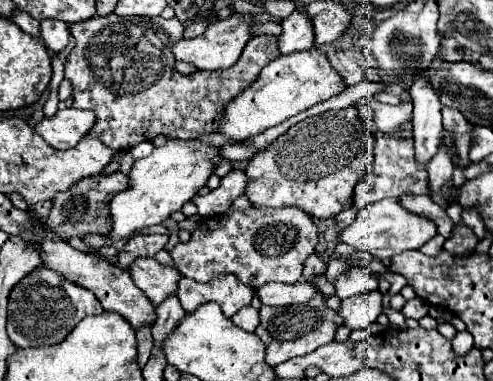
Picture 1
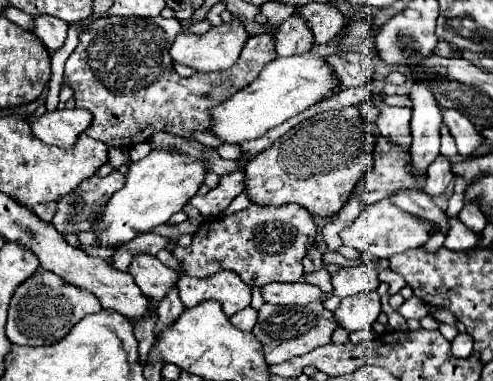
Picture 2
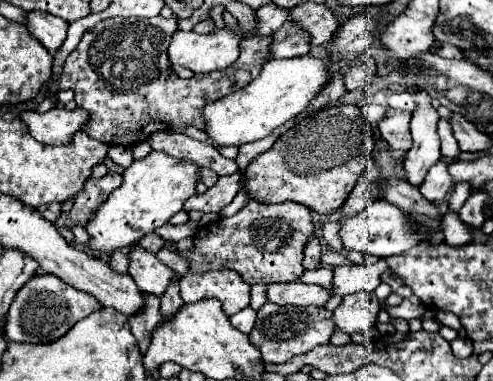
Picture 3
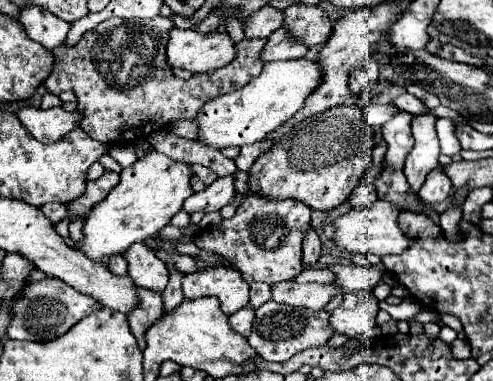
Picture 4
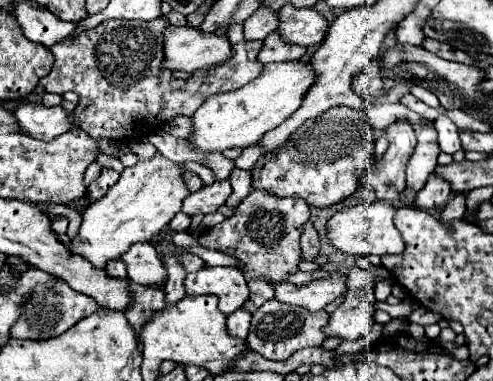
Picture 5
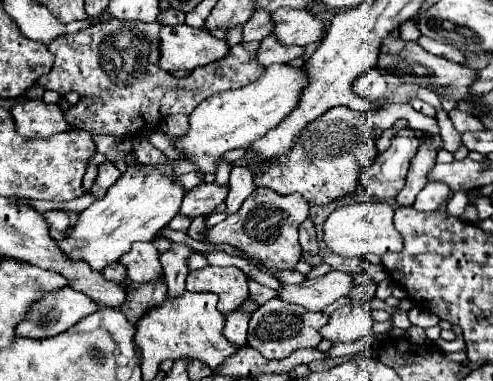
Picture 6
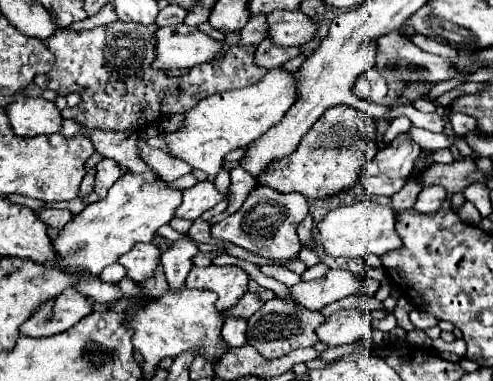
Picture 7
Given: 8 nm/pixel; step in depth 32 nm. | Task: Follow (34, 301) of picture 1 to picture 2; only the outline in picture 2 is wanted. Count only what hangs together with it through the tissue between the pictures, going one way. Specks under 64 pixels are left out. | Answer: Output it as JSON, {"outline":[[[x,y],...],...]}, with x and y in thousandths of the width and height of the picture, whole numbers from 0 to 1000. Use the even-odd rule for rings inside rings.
{"outline":[[[69,714],[53,730],[24,772],[12,845],[12,882],[24,903],[41,908],[85,908],[114,903],[126,892],[150,850],[158,850],[170,829],[203,819],[207,803],[187,766],[154,756],[130,740],[110,714]]]}

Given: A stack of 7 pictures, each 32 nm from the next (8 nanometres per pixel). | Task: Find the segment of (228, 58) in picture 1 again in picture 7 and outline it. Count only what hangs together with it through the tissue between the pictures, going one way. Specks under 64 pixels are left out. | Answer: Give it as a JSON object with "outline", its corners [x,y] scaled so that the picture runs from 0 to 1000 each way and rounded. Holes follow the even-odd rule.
{"outline":[[[361,63],[333,68],[316,84],[316,178],[385,184],[402,168],[430,163],[450,136],[454,110],[426,100],[402,73]]]}

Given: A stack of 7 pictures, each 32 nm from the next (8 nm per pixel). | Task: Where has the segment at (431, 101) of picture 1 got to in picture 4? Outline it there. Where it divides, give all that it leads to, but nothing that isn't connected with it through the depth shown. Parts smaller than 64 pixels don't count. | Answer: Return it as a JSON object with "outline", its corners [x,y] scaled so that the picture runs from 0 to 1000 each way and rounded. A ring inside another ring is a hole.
{"outline":[[[876,294],[844,299],[836,315],[840,388],[824,415],[819,457],[828,467],[828,483],[836,483],[836,493],[844,499],[860,483],[860,462],[888,430],[892,378],[880,331],[884,331],[884,304]]]}

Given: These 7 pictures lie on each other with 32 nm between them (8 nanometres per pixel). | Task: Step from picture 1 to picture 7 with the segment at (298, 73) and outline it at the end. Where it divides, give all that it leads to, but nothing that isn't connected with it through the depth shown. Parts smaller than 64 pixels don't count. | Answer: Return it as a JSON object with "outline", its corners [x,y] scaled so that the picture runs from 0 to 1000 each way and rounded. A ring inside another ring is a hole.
{"outline":[[[564,173],[548,178],[544,194],[511,226],[446,241],[406,262],[377,299],[373,336],[353,352],[333,352],[349,409],[369,415],[385,436],[434,462],[467,394],[503,388],[519,362],[540,352],[556,325],[576,310],[576,299],[600,268],[600,220],[600,194]]]}

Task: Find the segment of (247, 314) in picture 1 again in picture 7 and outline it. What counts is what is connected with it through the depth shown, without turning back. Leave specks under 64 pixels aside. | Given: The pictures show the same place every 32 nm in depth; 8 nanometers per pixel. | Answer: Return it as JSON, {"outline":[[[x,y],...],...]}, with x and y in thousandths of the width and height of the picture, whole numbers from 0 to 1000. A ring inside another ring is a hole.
{"outline":[[[467,829],[454,845],[450,882],[467,908],[495,908],[499,903],[499,840],[495,835],[475,835]]]}

